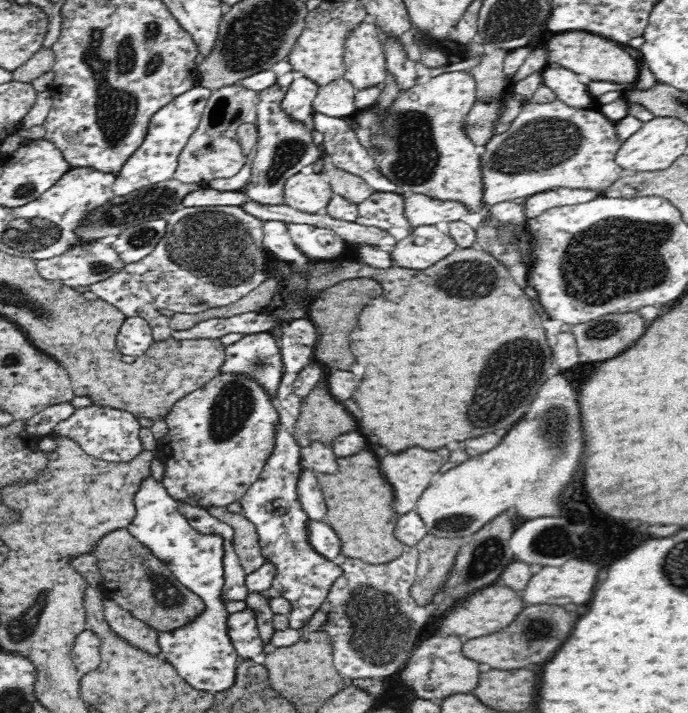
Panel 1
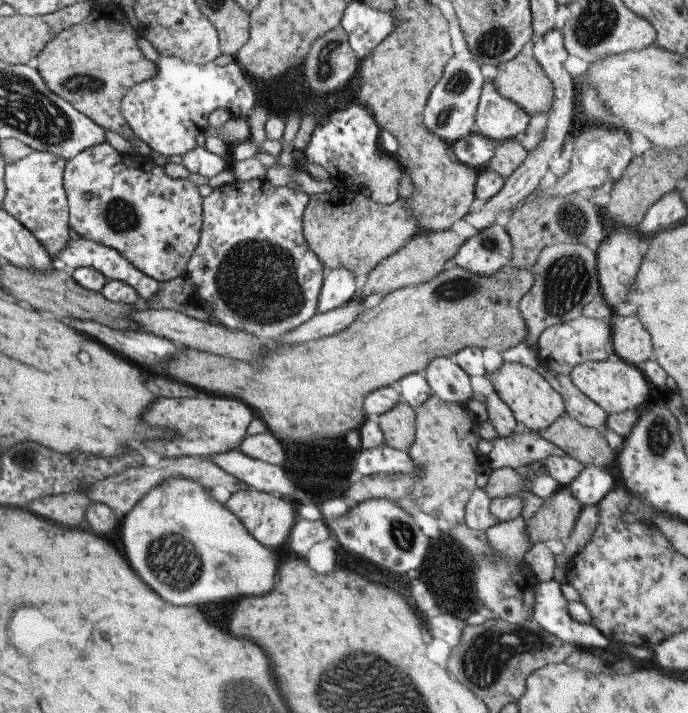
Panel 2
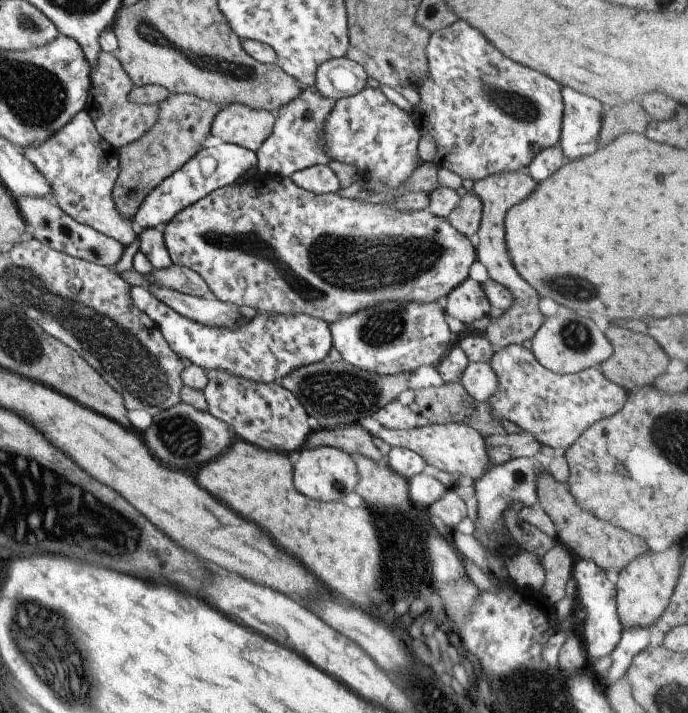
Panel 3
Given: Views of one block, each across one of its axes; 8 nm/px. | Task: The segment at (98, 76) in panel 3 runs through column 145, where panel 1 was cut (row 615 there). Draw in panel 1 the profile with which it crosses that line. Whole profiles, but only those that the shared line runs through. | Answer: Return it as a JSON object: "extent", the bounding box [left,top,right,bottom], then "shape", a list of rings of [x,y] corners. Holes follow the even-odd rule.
{"extent":[102,596,161,656],"shape":[[[104,596],[102,606],[105,620],[117,636],[151,656],[161,656],[158,644],[159,630],[151,628],[108,597]]]}

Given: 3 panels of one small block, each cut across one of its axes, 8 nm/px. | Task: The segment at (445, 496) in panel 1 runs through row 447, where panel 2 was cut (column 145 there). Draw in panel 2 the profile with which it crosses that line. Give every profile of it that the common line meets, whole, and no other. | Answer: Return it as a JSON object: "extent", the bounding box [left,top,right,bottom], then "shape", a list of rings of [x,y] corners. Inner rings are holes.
{"extent":[121,478,278,606],"shape":[[[168,478],[144,494],[138,504],[123,515],[121,523],[128,562],[136,574],[170,604],[202,606],[226,598],[262,596],[268,594],[276,584],[278,556],[274,552],[278,551],[260,544],[225,504],[213,499],[210,490],[194,480]]]}

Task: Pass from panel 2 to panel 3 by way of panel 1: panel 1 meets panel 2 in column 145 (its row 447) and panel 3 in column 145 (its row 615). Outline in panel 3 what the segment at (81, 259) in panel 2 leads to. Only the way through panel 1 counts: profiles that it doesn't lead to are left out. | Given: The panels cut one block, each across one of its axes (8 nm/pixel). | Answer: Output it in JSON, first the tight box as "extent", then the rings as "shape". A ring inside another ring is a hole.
{"extent":[130,287,333,382],"shape":[[[146,287],[130,288],[130,300],[138,310],[146,312],[154,324],[158,324],[164,340],[180,358],[202,366],[205,371],[222,370],[230,376],[246,378],[252,382],[274,382],[282,379],[296,368],[324,360],[333,347],[329,324],[308,314],[280,314],[270,318],[266,314],[251,313],[250,320],[240,322],[234,330],[228,330],[208,328],[180,316],[156,296],[152,296]]]}

